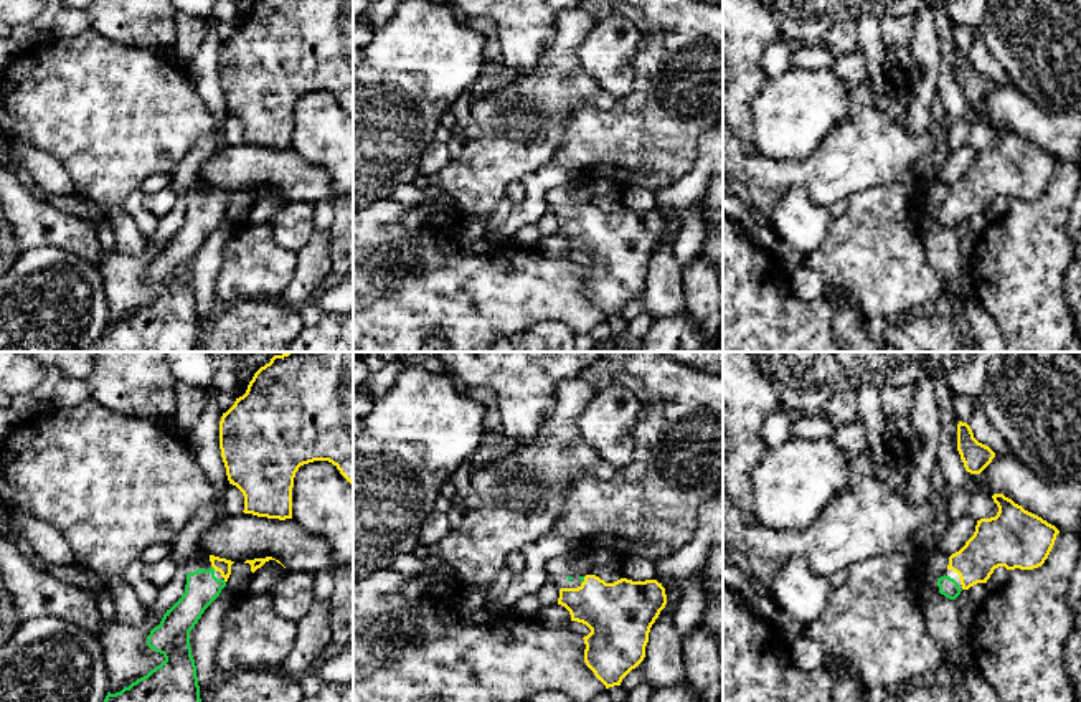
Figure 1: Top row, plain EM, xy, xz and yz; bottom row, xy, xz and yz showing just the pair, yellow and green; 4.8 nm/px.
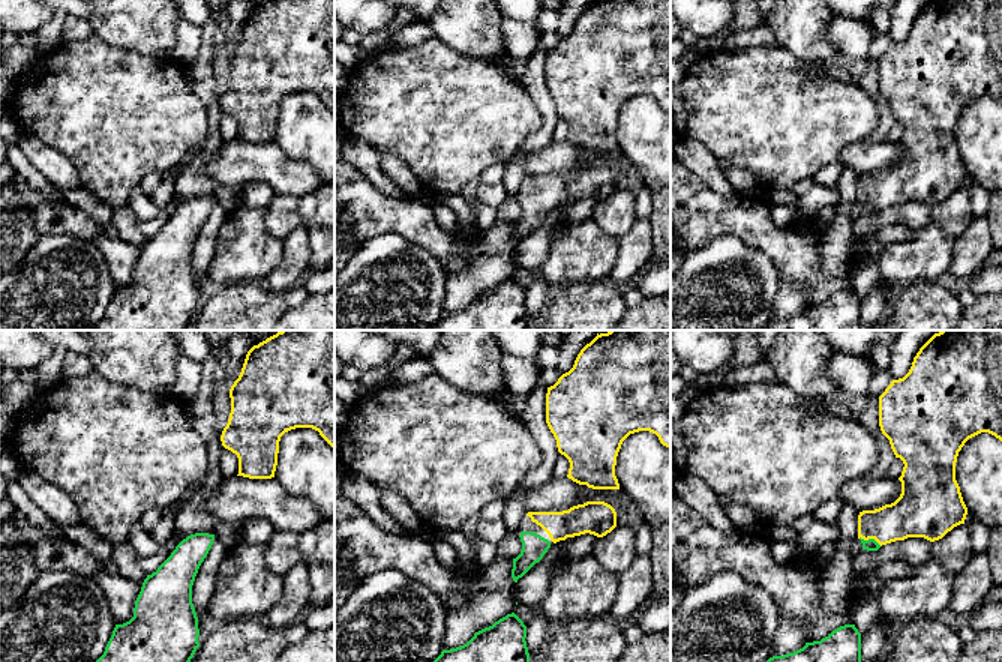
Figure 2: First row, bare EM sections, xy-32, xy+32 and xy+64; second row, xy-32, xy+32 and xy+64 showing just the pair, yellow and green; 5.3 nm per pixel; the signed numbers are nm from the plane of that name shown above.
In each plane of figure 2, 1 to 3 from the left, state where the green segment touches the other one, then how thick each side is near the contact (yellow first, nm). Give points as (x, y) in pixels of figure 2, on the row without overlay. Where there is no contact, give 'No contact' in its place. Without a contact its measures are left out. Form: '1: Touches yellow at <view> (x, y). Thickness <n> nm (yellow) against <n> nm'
1: No contact
2: No contact
3: Touches yellow at xy+64 (870, 201). Thickness 240 nm (yellow) against 60 nm

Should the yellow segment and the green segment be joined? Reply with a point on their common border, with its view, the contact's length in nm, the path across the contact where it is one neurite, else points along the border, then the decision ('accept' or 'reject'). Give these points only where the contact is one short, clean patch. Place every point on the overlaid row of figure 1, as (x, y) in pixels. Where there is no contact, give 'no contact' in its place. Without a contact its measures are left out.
meets yellow in xy at (213, 567); contact 30 nm long; runs through xy (221, 565), (213, 567), (202, 588); accept

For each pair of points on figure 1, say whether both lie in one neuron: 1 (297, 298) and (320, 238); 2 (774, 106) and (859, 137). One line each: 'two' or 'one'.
1: one
2: two

